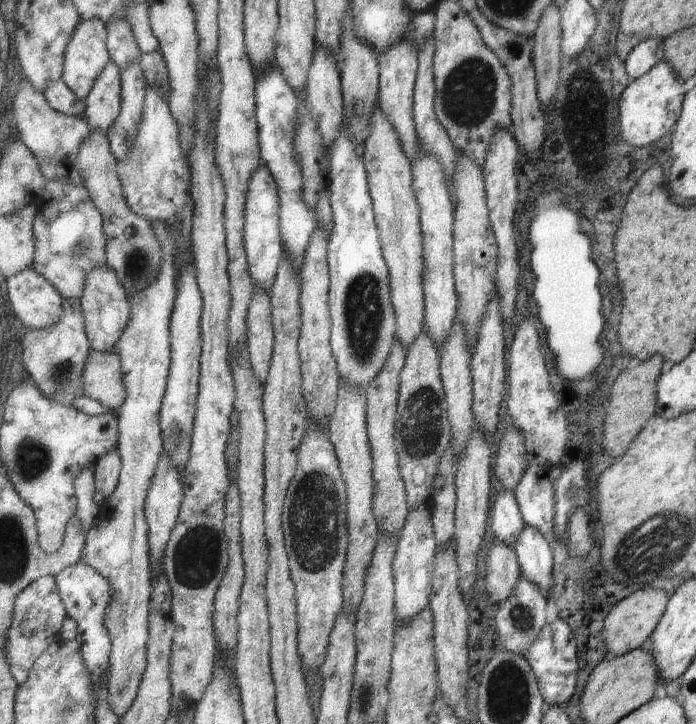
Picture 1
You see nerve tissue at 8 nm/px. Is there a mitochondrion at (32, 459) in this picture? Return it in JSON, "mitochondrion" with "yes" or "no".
{"mitochondrion":"yes"}

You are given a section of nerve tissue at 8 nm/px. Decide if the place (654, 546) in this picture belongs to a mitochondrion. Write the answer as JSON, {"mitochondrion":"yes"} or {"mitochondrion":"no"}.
{"mitochondrion":"yes"}

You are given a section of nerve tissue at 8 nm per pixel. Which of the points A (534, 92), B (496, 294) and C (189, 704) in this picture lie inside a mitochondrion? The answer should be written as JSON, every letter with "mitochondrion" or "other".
{"A":"other","B":"other","C":"other"}

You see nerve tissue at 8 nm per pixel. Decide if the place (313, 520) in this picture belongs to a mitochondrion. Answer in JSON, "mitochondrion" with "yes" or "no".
{"mitochondrion":"yes"}

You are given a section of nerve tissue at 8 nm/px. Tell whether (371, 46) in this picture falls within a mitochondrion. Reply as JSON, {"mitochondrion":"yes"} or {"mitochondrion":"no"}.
{"mitochondrion":"no"}

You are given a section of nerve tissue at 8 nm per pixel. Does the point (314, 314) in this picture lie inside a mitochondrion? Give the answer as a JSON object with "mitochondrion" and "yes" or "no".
{"mitochondrion":"no"}

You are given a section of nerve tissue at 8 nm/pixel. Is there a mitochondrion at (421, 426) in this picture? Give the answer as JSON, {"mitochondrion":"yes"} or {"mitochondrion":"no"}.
{"mitochondrion":"yes"}

